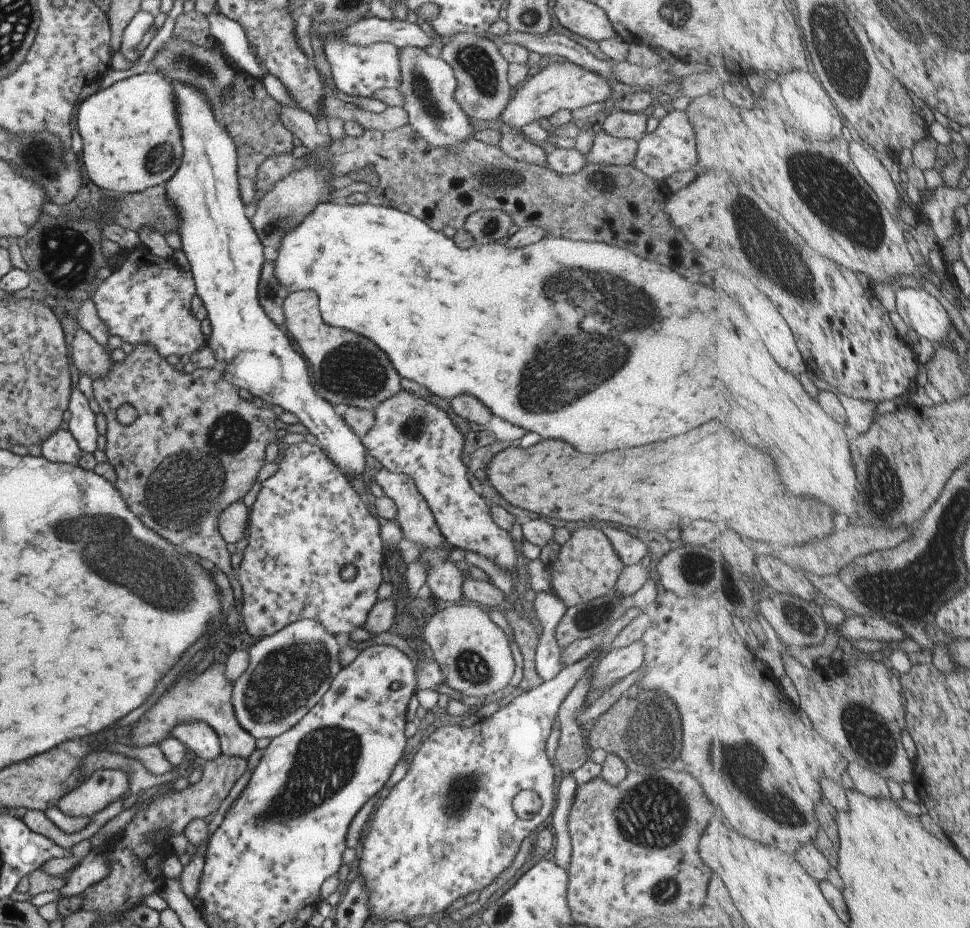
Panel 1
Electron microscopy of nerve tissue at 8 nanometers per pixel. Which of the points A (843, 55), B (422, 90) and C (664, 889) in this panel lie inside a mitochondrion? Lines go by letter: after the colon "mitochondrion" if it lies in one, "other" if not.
A: mitochondrion
B: mitochondrion
C: mitochondrion

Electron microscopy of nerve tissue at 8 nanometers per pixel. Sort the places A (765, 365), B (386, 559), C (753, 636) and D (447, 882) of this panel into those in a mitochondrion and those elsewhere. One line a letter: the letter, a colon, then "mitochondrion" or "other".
A: other
B: other
C: other
D: other

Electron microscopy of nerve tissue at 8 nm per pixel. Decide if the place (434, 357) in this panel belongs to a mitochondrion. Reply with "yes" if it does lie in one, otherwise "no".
no

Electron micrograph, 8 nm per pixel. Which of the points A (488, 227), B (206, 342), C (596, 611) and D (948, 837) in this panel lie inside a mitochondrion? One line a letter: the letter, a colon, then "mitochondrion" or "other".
A: mitochondrion
B: other
C: mitochondrion
D: other

